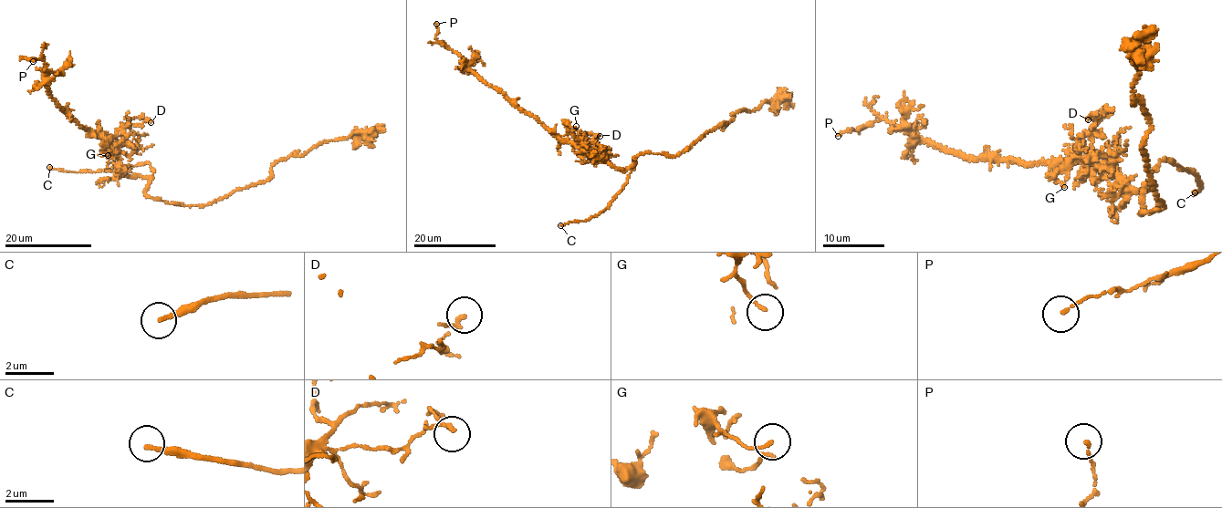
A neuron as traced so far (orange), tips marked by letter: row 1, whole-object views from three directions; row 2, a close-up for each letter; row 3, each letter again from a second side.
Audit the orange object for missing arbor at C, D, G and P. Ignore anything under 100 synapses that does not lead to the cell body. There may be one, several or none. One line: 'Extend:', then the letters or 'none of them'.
Extend: C

